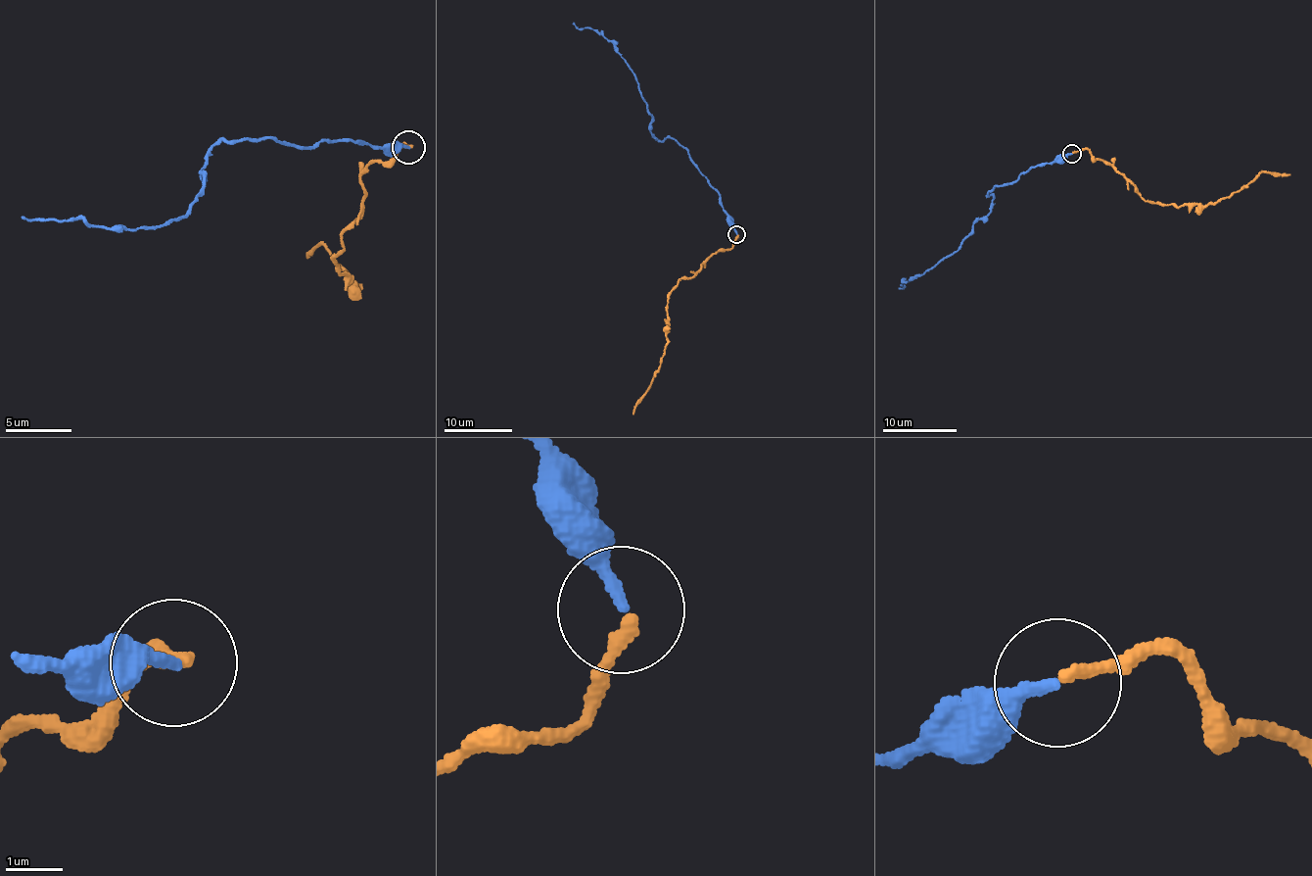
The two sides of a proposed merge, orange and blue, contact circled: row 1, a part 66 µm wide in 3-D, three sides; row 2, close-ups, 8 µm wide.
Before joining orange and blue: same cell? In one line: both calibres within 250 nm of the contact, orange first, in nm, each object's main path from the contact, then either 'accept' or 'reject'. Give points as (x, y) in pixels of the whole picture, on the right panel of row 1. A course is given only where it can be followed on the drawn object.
calibres 220 and 200 nm; course orange (1073, 153), (1086, 149), (1126, 177), (1146, 200), (1160, 205), (1216, 203), (1262, 172), (1289, 174); course blue (1071, 153), (987, 193), (989, 212), (956, 251), (899, 288); accept

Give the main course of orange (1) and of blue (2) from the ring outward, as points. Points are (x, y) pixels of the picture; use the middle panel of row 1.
1: (737, 235), (731, 247), (715, 251), (697, 273), (683, 276), (669, 295), (666, 346), (648, 391), (632, 413)
2: (737, 233), (721, 193), (688, 152), (651, 132), (637, 78), (621, 54), (600, 32), (573, 23)

